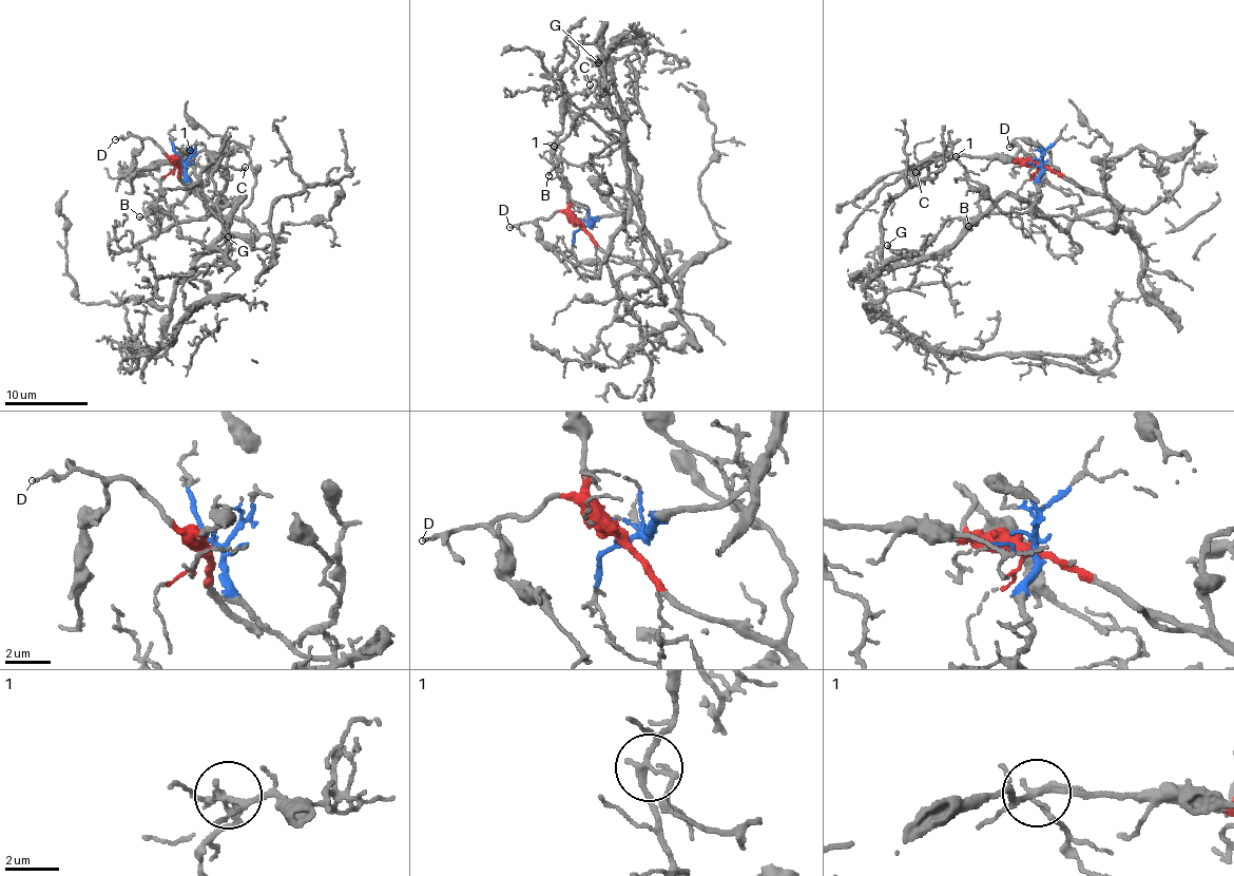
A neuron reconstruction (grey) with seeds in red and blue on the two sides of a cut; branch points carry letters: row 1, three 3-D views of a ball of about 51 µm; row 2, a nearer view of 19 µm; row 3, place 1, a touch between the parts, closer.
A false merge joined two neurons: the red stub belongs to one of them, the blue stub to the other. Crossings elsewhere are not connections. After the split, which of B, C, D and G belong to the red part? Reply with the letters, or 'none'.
C, D

